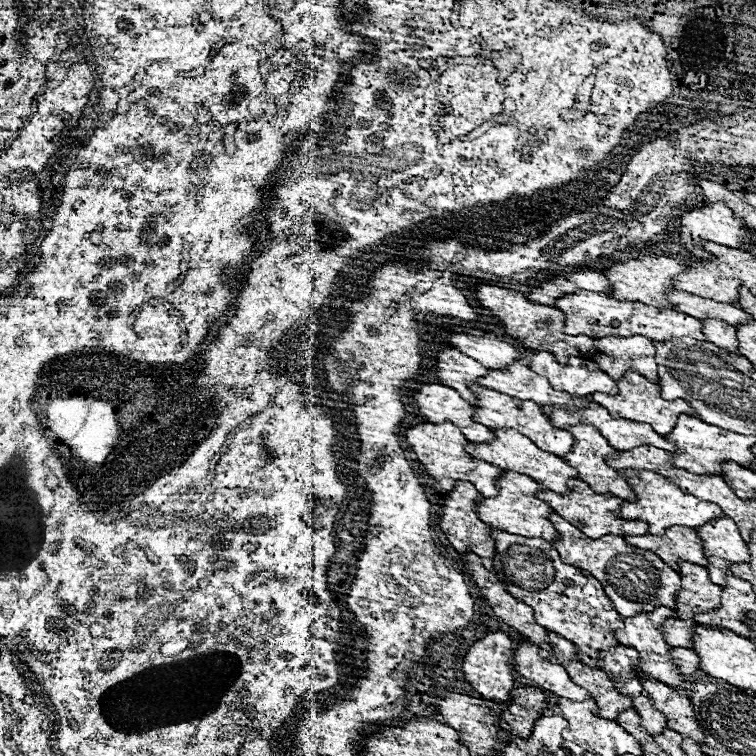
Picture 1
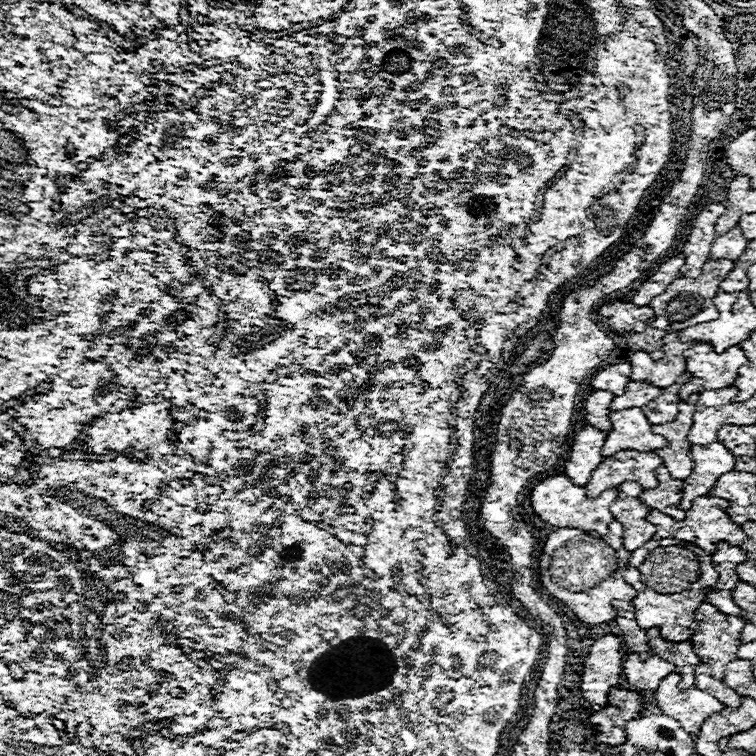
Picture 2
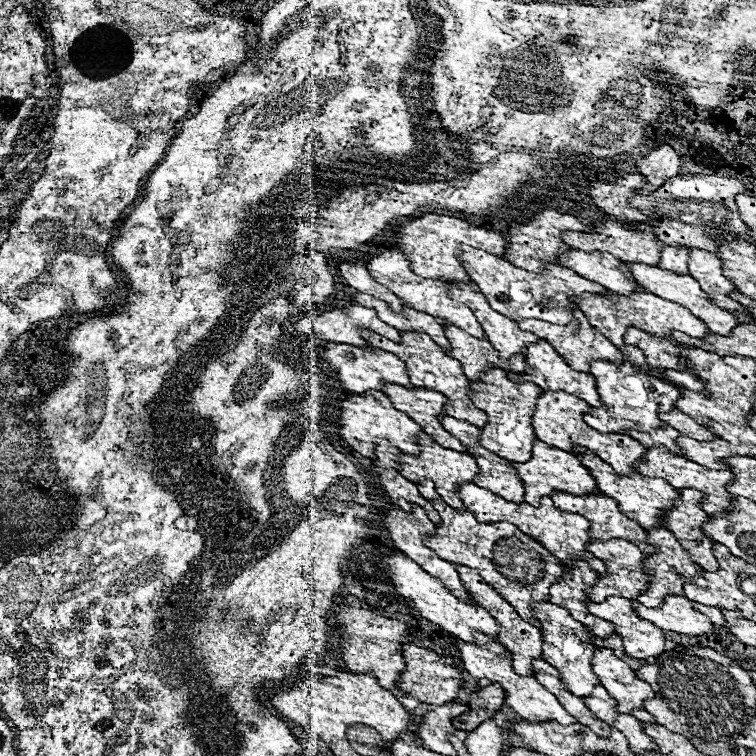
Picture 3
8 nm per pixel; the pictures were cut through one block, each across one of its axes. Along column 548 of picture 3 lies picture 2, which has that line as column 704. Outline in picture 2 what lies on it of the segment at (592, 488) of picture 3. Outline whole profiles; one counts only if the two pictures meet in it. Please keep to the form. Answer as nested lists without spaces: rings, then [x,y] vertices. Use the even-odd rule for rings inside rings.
[[[712,442],[708,446],[692,446],[690,458],[694,460],[694,470],[684,480],[682,500],[678,504],[680,510],[690,510],[696,496],[708,494],[708,490],[712,490],[716,484],[716,478],[734,470],[734,456],[720,442]]]

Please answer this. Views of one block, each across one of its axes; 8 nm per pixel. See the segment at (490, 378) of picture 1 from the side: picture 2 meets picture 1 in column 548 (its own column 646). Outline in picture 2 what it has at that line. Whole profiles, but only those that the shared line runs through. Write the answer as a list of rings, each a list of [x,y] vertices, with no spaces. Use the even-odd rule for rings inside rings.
[[[628,384],[626,392],[622,396],[616,396],[610,404],[610,410],[626,410],[626,408],[644,408],[648,402],[658,398],[660,390],[648,384]],[[618,402],[630,402],[630,404],[618,404]]]

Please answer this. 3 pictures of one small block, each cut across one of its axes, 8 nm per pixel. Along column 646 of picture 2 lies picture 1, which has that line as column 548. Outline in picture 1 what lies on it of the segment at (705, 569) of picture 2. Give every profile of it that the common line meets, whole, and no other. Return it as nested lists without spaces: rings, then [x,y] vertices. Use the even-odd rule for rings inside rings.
[[[556,564],[556,580],[546,590],[528,592],[512,584],[504,584],[504,588],[508,588],[516,600],[528,602],[528,606],[532,606],[536,614],[536,622],[540,626],[574,642],[580,660],[584,660],[585,646],[595,650],[602,658],[604,651],[619,645],[614,634],[609,632],[618,630],[620,626],[624,626],[624,622],[620,614],[614,610],[612,602],[604,596],[600,582],[584,570],[578,570],[568,564]]]

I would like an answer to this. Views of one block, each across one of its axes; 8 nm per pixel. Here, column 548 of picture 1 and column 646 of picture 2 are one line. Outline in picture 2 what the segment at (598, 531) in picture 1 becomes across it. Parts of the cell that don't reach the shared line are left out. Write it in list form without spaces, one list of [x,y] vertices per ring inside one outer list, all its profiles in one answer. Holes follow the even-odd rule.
[[[660,466],[656,470],[656,480],[658,480],[656,490],[644,490],[638,496],[638,500],[642,504],[646,504],[650,510],[660,510],[660,512],[672,516],[674,520],[682,520],[686,516],[684,510],[678,510],[682,482],[674,480],[664,466]]]

